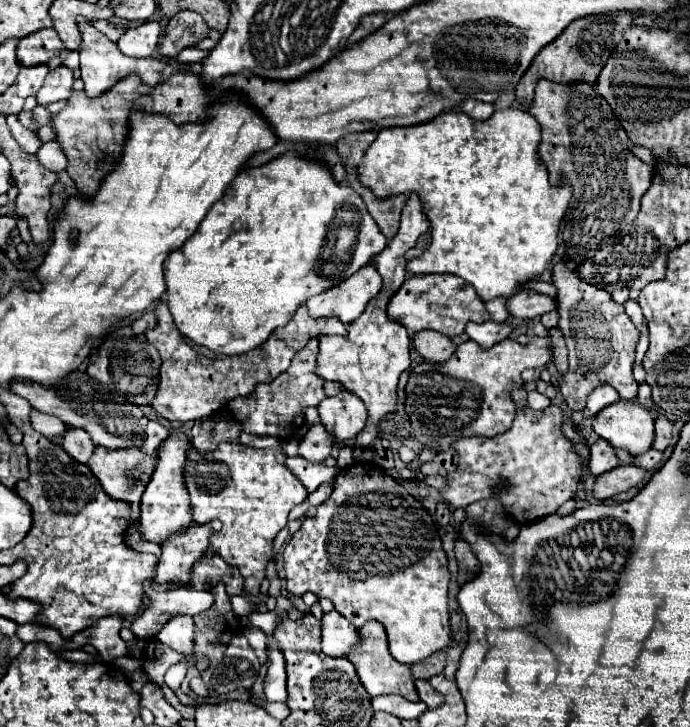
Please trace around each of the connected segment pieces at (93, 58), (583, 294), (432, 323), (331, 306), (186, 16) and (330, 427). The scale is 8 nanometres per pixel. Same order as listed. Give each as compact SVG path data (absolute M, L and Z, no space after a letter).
M79 17L77 27L81 31L81 79L85 83L85 93L89 97L99 97L101 93L105 93L107 89L111 89L117 81L121 81L123 77L129 75L137 75L141 77L141 81L145 85L157 85L159 83L159 75L163 71L163 67L167 67L167 63L163 59L155 59L155 57L147 57L147 59L133 59L123 55L115 43L111 43L103 33L99 33L91 23L83 21L83 17Z
M565 261L555 263L553 271L553 285L557 289L557 303L559 303L559 331L565 337L565 345L569 351L569 369L565 375L559 377L559 391L573 411L585 409L585 401L589 393L609 383L613 385L621 399L633 401L637 397L637 381L633 379L633 361L635 361L635 345L639 331L633 321L627 317L623 305L615 303L611 295L595 285L583 281L575 269L569 269Z
M425 274L407 277L401 289L391 297L387 305L387 315L393 321L399 321L407 329L409 337L425 329L433 329L447 337L455 337L455 335L465 333L465 325L469 321L483 323L489 319L485 303L479 299L473 285L467 285L467 281L453 274Z
M365 265L341 285L335 285L321 295L307 301L309 315L339 317L343 323L353 323L367 307L367 303L381 291L381 277L373 265Z
M193 11L177 13L169 21L169 25L173 27L173 41L169 45L167 45L167 41L163 41L163 45L159 45L159 57L163 57L163 59L175 59L185 47L195 47L201 39L209 37L207 23L203 21L201 15L197 15Z
M345 391L323 399L317 409L323 427L335 437L337 445L345 445L347 439L355 439L367 423L367 409L363 401Z

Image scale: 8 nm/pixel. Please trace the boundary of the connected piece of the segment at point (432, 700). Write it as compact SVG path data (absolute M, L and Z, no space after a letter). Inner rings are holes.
M417 679L417 681L415 681L415 687L417 687L417 693L419 693L419 699L421 699L429 709L435 709L435 707L439 707L439 705L445 701L445 697L443 697L441 693L437 693L437 691L429 685L429 681L425 681L425 679Z

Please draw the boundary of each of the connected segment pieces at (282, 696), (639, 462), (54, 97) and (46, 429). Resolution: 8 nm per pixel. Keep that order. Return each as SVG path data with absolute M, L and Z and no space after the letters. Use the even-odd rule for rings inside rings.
M273 637L267 641L267 657L269 657L269 669L265 677L265 697L267 701L287 701L287 673L285 673L285 661L279 649L279 643L273 641Z
M649 449L647 453L633 455L633 465L637 465L637 467L641 467L641 469L647 469L647 471L651 471L651 469L655 469L655 467L659 465L661 457L663 457L663 453L661 453L661 451Z
M67 67L51 69L49 75L45 77L43 87L37 93L37 105L45 107L49 103L71 97L71 85L73 85L73 71L71 69L67 69Z
M35 409L31 411L31 425L41 435L63 435L65 433L65 427L63 425L57 425L57 419L55 417L37 413Z

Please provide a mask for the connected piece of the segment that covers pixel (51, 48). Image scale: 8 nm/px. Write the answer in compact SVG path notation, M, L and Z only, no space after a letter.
M55 29L35 31L35 33L19 39L19 45L17 45L19 65L23 65L23 67L45 65L51 57L59 55L61 49L63 49L63 43L57 37Z

